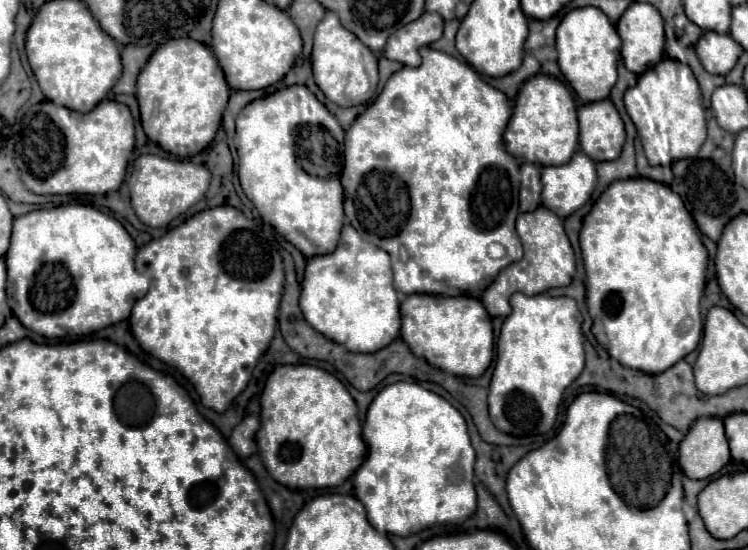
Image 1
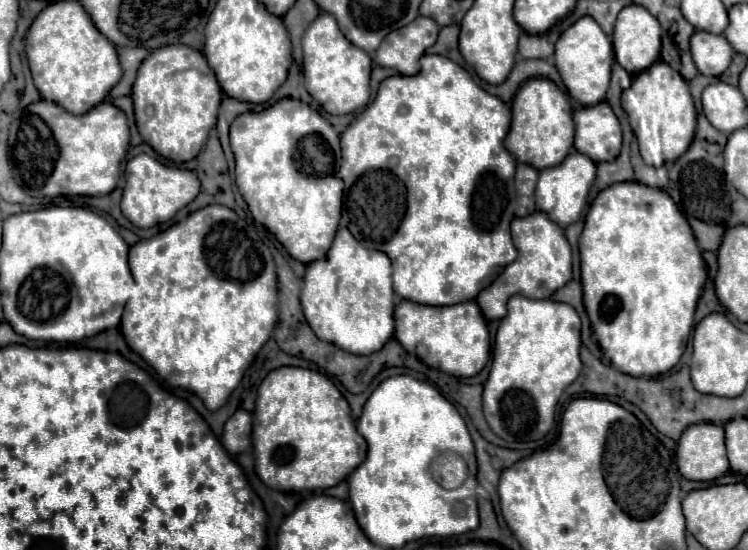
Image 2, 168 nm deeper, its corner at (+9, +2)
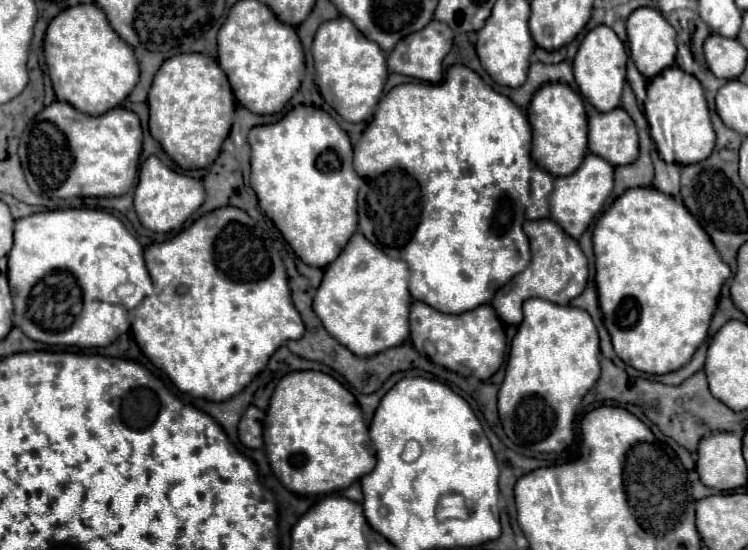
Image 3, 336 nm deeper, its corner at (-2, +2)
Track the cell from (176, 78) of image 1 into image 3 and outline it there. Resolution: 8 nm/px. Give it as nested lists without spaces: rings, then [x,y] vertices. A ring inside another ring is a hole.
[[[177,54],[163,62],[149,90],[149,132],[173,162],[185,170],[207,168],[221,152],[233,114],[235,96],[219,64],[205,54]]]

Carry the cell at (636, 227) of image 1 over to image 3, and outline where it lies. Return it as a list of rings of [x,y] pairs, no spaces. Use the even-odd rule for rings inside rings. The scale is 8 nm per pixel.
[[[635,188],[619,196],[593,230],[599,306],[617,356],[645,374],[667,374],[683,368],[705,342],[723,282],[731,270],[721,260],[707,232],[691,218],[683,202],[655,188]]]

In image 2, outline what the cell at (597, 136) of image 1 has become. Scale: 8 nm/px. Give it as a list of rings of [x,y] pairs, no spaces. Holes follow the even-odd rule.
[[[606,102],[584,106],[574,112],[574,148],[594,162],[616,158],[622,148],[622,128]]]

